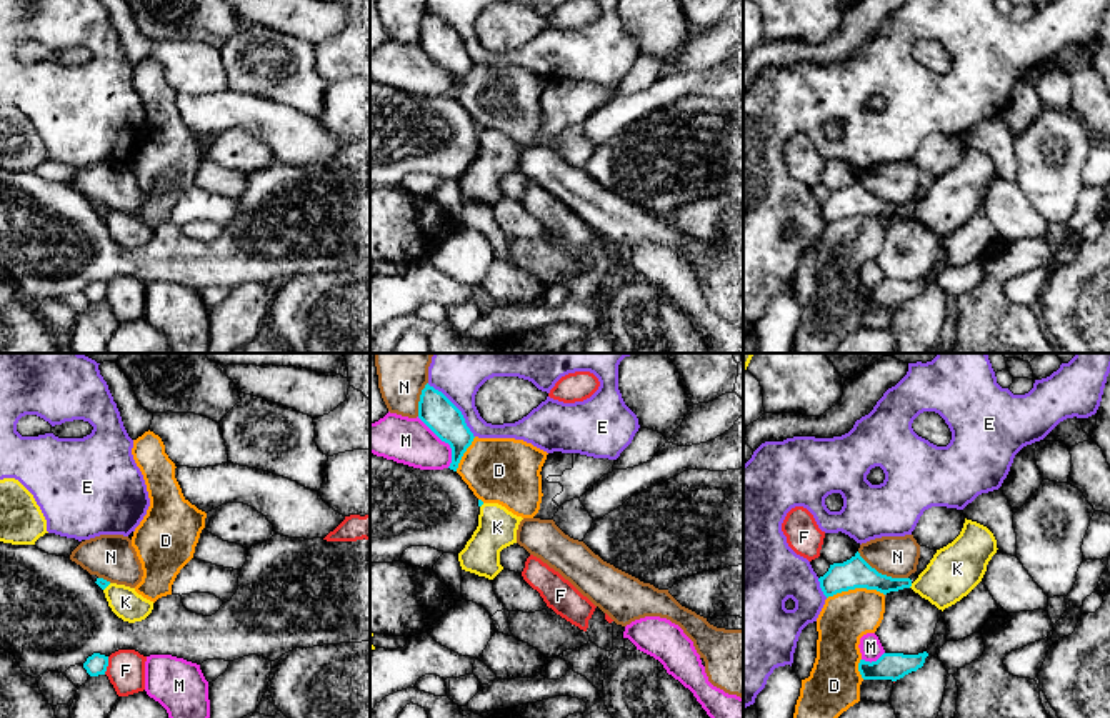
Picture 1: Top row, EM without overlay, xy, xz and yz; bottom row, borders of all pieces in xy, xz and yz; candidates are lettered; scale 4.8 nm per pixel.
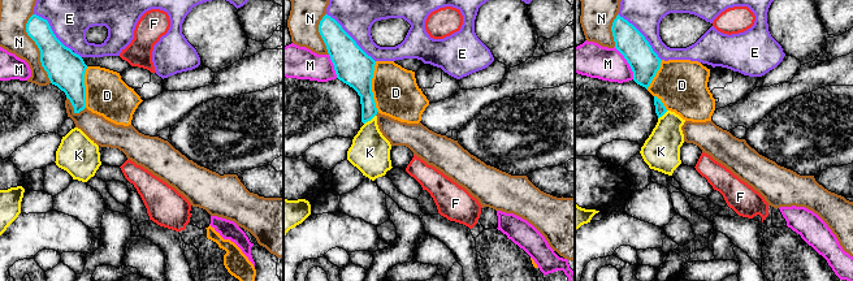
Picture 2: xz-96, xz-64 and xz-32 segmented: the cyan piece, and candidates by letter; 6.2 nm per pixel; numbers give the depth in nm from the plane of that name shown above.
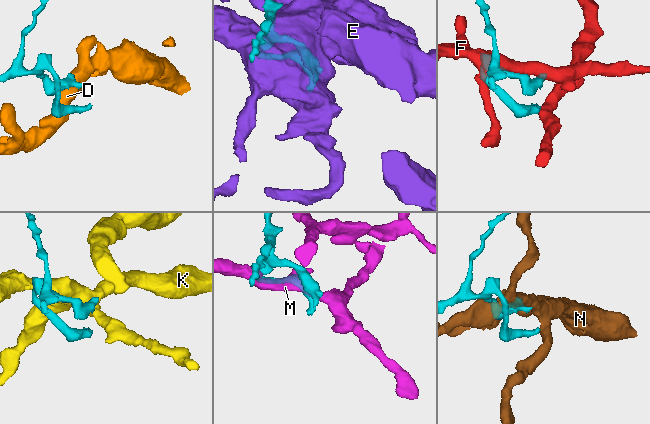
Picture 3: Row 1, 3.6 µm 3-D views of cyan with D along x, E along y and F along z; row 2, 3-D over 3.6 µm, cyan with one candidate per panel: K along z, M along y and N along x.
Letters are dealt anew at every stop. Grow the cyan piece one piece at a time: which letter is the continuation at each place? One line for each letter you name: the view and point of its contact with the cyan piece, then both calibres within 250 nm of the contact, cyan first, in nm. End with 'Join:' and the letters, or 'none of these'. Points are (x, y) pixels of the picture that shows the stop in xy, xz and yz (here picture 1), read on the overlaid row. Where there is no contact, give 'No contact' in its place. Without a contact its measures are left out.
Join: none of these

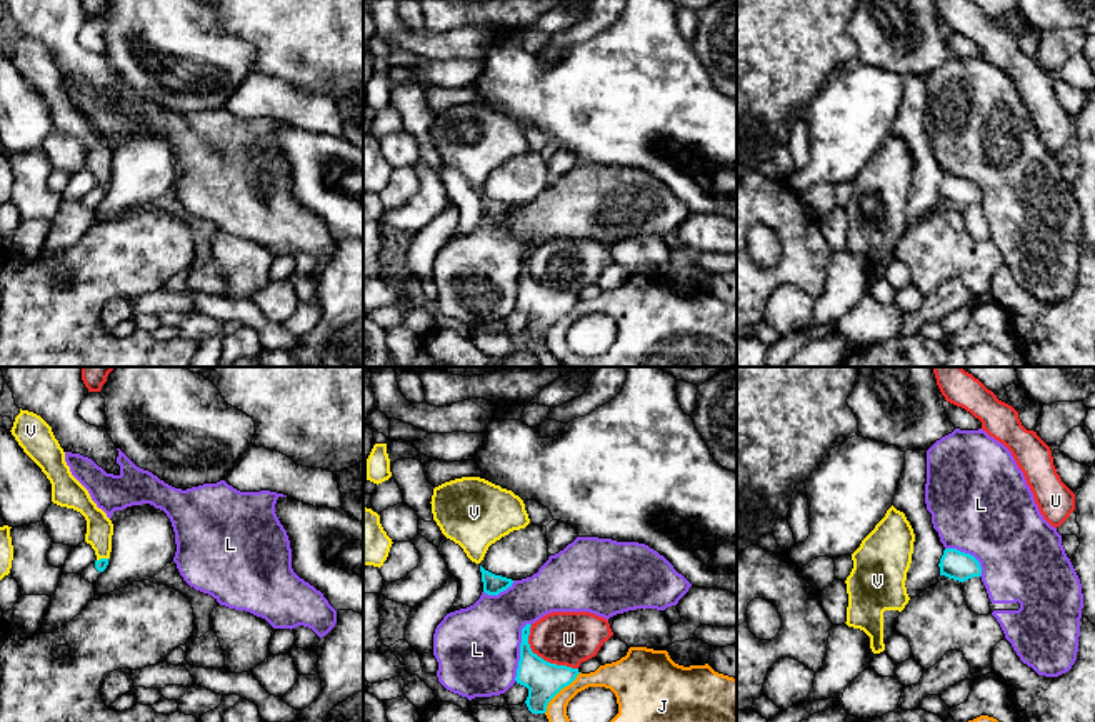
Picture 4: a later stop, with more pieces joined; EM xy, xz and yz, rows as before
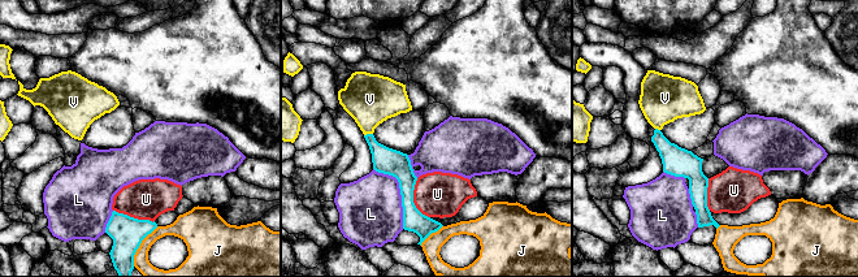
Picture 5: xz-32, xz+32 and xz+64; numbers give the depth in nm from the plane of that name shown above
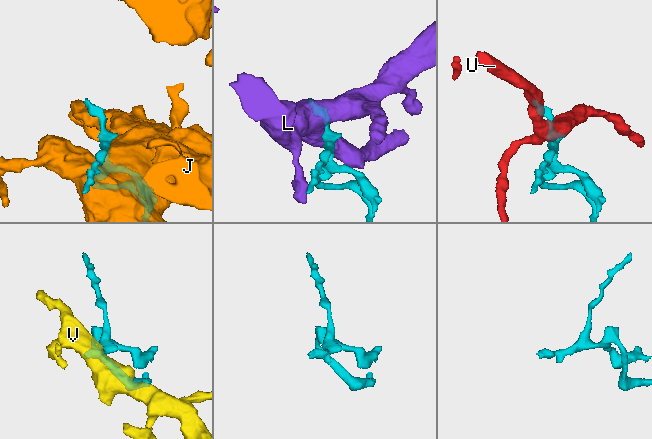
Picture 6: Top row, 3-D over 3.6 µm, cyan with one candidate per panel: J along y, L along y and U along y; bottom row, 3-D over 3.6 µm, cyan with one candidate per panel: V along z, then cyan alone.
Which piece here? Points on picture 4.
Join: none of these

